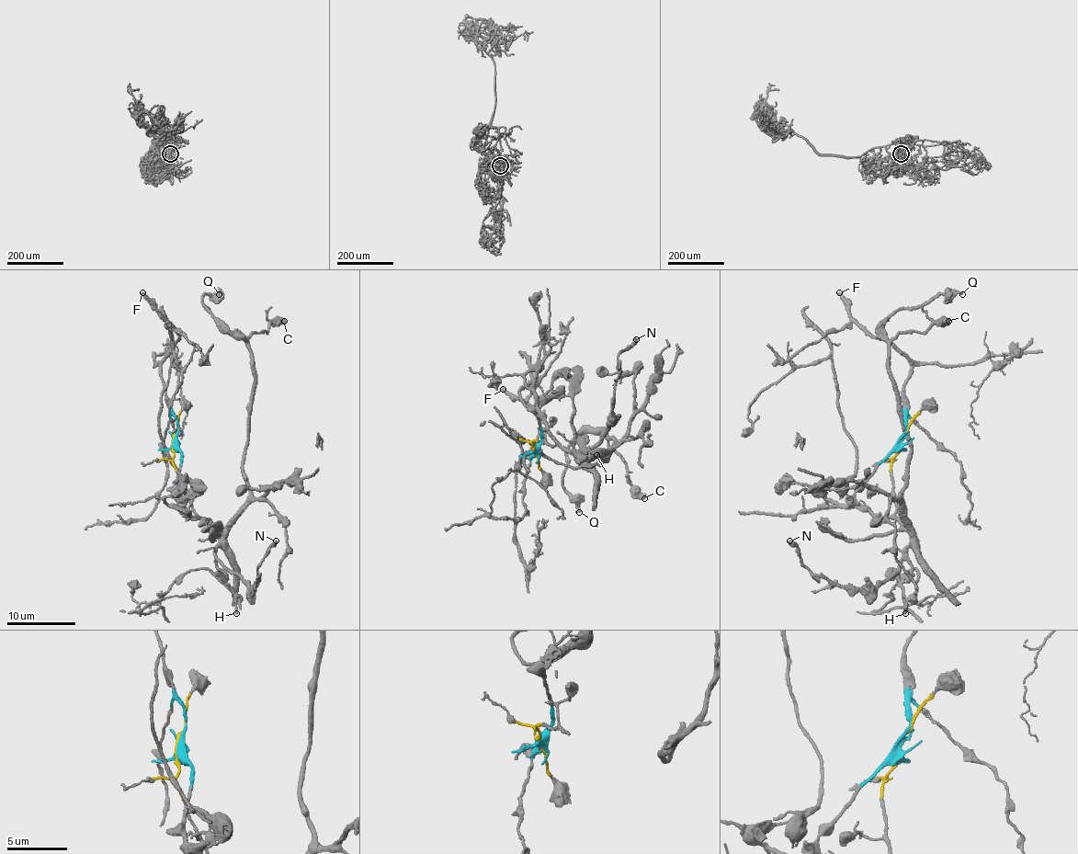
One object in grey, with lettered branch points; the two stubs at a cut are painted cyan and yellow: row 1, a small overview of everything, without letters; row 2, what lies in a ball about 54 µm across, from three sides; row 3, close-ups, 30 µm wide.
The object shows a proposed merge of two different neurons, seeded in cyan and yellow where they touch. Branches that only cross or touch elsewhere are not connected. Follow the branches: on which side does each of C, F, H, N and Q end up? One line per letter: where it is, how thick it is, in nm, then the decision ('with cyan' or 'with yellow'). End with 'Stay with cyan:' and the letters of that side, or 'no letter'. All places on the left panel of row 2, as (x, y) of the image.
C: at (284, 321); 600 nm thick; with yellow
F: at (142, 292); 340 nm thick; with cyan
H: at (236, 613); 280 nm thick; with yellow
N: at (276, 540); 440 nm thick; with yellow
Q: at (219, 294); 280 nm thick; with yellow
Stay with cyan: F

